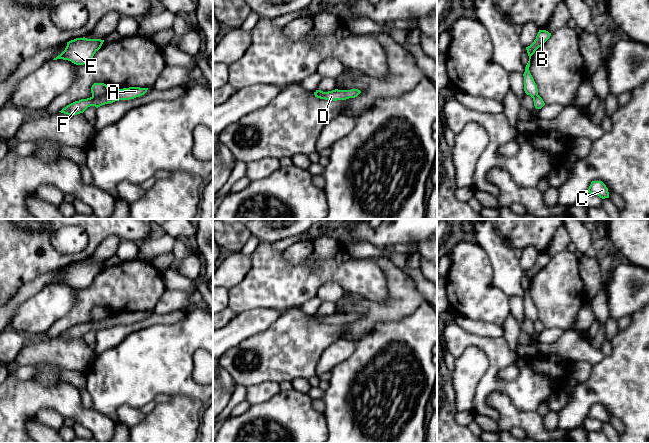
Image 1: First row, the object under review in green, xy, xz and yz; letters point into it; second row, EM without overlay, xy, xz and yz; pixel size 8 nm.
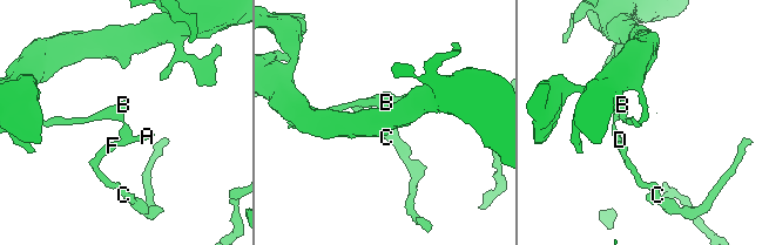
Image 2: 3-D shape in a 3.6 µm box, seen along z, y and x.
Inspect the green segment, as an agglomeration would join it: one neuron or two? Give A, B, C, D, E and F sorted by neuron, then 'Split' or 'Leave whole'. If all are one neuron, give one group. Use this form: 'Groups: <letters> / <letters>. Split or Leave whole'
Groups: A C D F / B E. Split

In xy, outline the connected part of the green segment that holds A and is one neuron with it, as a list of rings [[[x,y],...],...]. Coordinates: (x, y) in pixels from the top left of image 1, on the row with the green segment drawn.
[[[129,87],[119,89],[116,92],[110,91],[109,93],[103,96],[92,96],[87,99],[81,99],[79,101],[75,101],[65,108],[63,108],[61,113],[67,115],[77,115],[83,113],[88,107],[95,106],[96,108],[108,104],[113,103],[119,100],[129,100],[134,99],[136,97],[140,97],[147,92],[148,88],[140,88],[140,87]]]

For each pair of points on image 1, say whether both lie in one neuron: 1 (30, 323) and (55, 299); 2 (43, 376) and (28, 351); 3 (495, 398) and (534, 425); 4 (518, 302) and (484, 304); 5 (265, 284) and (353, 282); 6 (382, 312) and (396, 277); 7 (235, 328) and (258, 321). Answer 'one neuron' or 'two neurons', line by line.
1: one neuron
2: two neurons
3: one neuron
4: two neurons
5: one neuron
6: one neuron
7: one neuron

